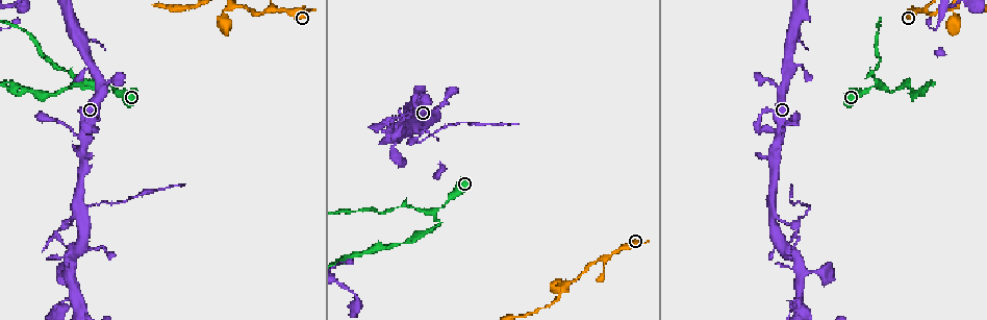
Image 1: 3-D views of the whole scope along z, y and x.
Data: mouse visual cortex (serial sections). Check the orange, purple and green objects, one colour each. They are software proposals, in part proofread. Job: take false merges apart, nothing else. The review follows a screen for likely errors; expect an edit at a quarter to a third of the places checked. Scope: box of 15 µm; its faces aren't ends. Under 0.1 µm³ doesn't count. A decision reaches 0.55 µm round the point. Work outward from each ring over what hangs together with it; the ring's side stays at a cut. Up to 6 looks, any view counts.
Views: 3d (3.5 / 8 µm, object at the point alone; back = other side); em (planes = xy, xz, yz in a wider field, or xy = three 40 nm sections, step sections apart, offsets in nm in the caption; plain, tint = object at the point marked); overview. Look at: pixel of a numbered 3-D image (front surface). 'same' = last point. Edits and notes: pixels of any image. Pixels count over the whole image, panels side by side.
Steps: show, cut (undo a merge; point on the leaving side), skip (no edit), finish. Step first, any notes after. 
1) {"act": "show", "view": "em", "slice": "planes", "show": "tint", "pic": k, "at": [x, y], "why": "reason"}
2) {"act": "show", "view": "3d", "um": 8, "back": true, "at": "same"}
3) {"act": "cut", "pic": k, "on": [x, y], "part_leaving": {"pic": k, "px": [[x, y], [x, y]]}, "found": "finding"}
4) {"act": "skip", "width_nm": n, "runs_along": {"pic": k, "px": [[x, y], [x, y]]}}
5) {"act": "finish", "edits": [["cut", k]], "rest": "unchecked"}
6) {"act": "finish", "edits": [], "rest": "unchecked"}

{"act": "show", "view": "3d", "um": 8, "pic": 1, "at": [434, 213], "why": "three arms meet"}

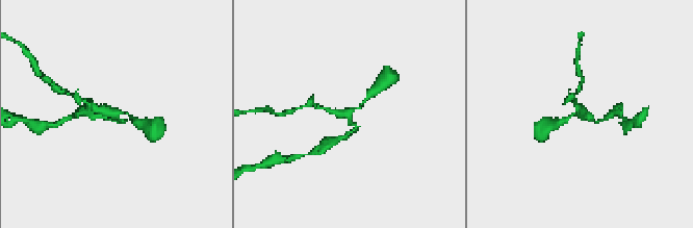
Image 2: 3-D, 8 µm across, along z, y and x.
{"act": "show", "view": "3d", "um": 3.5, "back": true, "pic": 2, "at": [348, 114]}

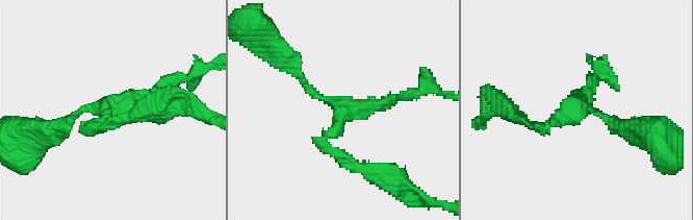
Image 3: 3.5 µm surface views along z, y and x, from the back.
{"act": "show", "view": "em", "slice": "planes", "show": "tint", "pic": 3, "at": [341, 112], "arms": 3, "arm_widths_nm": [150, 150, 200]}

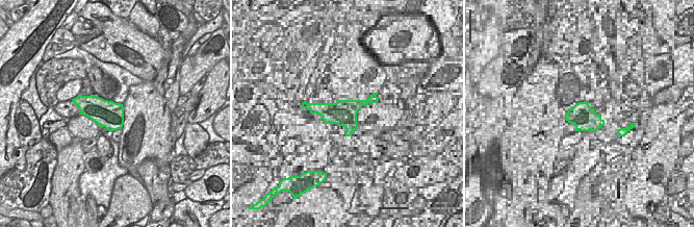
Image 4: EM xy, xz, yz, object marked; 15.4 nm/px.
{"act": "cut", "pic": 3, "on": [353, 165], "part_leaving": {"pic": 3, "px": [[322, 140], [354, 167], [405, 185]]}, "found": "two cells meet here"}

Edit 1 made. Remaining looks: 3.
{"act": "show", "view": "3d", "um": 8, "back": true, "pic": 1, "at": [22, 28], "why": "thin neck"}

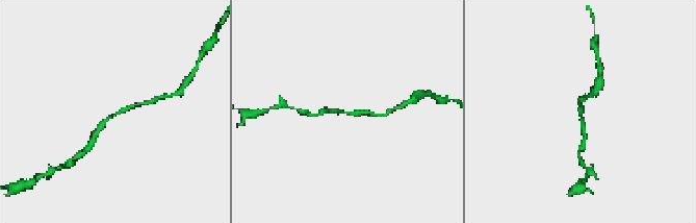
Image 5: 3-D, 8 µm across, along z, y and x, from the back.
{"act": "show", "view": "3d", "um": 3.5, "pic": 5, "at": [113, 116]}

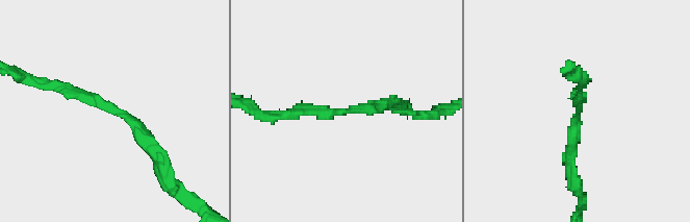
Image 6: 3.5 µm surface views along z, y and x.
{"act": "show", "view": "em", "slice": "xy", "step": 5, "show": "tint", "pic": 6, "at": [582, 107], "arm_widths_nm": [150, 200], "why": "need the tissue"}

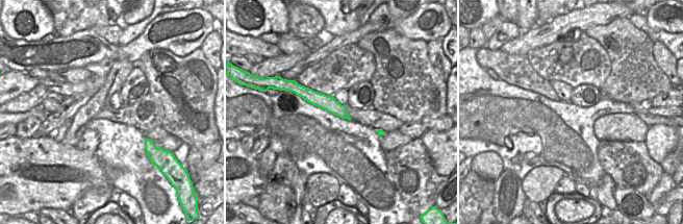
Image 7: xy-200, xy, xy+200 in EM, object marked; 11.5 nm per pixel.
{"act": "skip", "width_nm": 180, "runs_along": {"pic": 6, "px": [[158, 156], [130, 118], [47, 83]]}, "found": "all the same cell"}

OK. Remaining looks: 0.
{"act": "finish", "edits": [["cut", 3]], "rest": "unchecked"}

